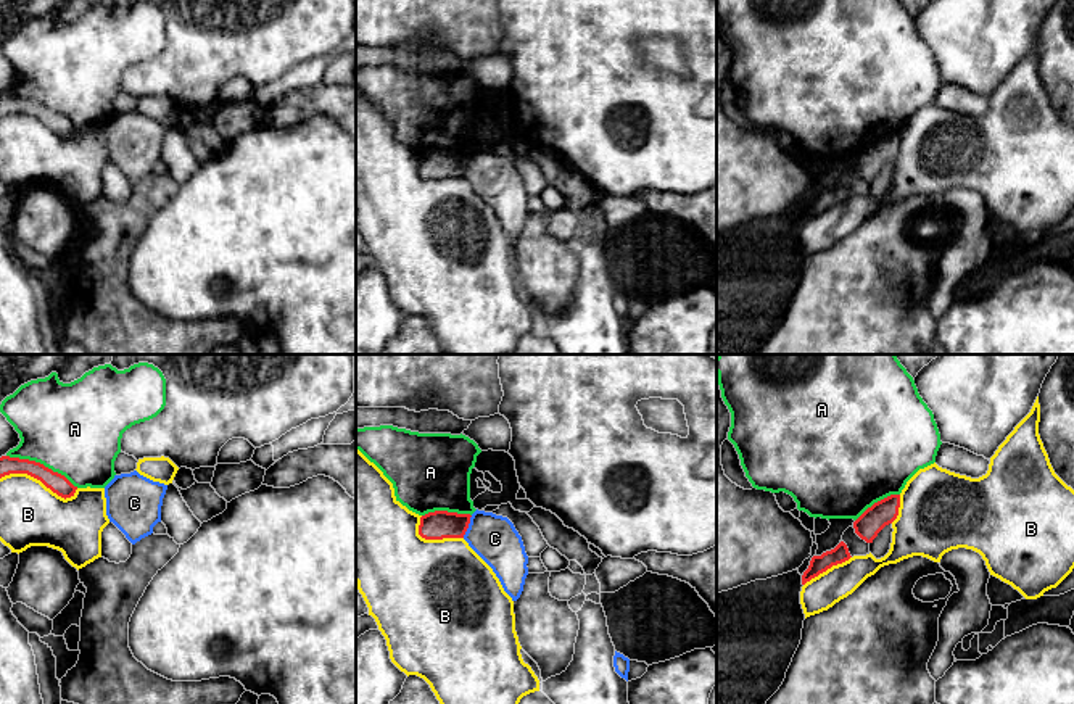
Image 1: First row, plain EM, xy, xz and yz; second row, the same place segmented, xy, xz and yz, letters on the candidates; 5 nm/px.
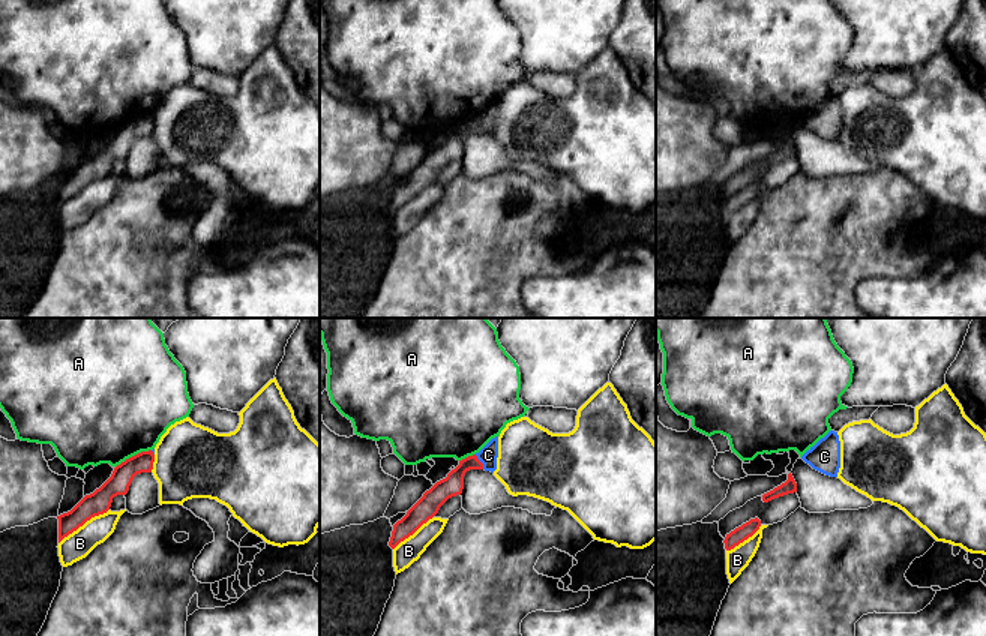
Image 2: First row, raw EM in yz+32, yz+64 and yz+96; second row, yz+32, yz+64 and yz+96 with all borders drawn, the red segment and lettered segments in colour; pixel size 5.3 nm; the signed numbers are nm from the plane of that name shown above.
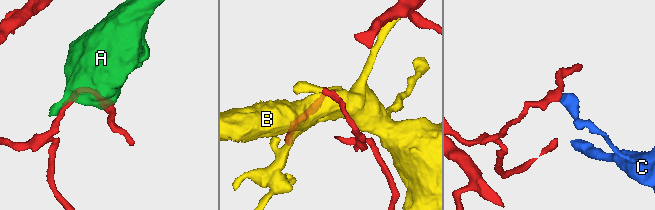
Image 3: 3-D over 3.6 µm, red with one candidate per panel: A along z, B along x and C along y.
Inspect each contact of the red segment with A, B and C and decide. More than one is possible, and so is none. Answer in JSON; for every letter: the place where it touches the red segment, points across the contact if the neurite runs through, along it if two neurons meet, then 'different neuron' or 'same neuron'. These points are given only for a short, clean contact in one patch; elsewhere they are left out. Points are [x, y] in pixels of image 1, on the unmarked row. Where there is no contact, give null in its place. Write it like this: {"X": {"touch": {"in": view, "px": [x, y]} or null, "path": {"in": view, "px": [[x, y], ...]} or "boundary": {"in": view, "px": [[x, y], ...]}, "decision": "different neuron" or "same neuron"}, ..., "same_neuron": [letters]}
{"A": {"touch": {"in": "xy", "px": [42, 103]}, "decision": "different neuron"}, "B": {"touch": {"in": "xy", "px": [39, 118]}, "decision": "different neuron"}, "C": {"touch": {"in": "xz", "px": [467, 166]}, "boundary": {"in": "xz", "px": [[472, 155], [462, 176]]}, "decision": "different neuron"}, "same_neuron": []}

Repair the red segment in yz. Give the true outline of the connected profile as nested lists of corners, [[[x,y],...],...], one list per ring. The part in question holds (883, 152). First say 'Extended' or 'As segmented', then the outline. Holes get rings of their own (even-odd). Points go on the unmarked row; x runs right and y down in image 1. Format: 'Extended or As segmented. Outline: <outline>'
As segmented. Outline: [[[890,134],[868,147],[855,161],[855,172],[866,182],[873,182],[878,172],[898,155],[900,134]]]

